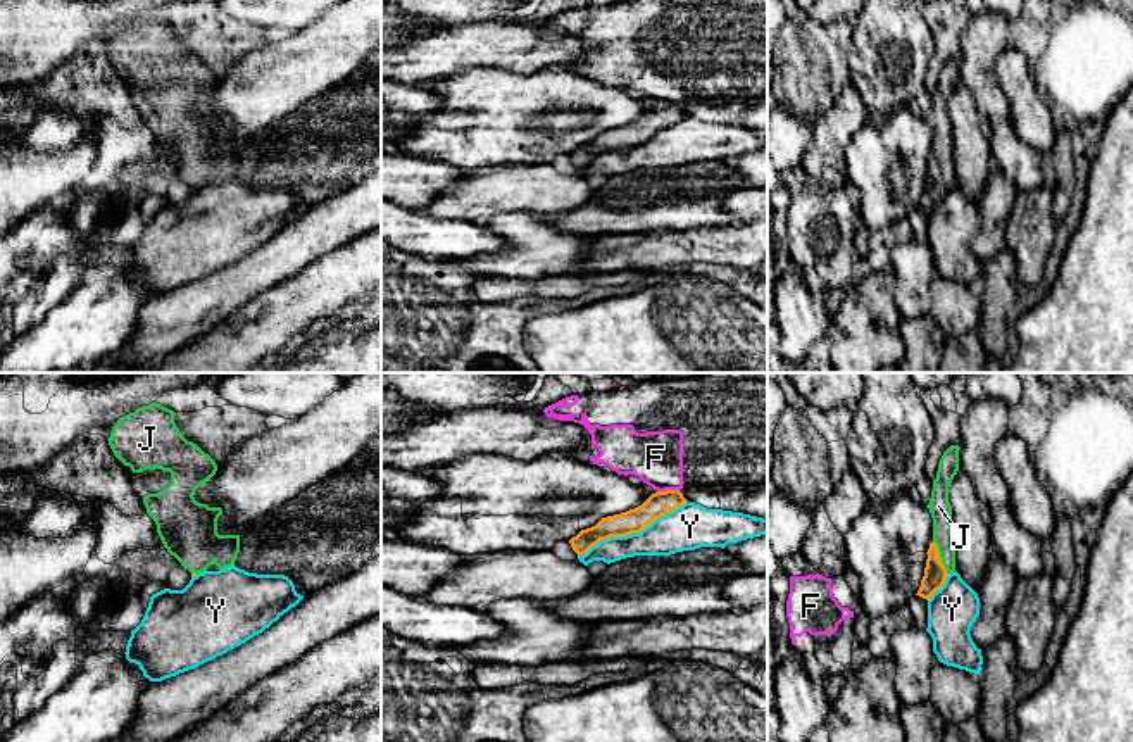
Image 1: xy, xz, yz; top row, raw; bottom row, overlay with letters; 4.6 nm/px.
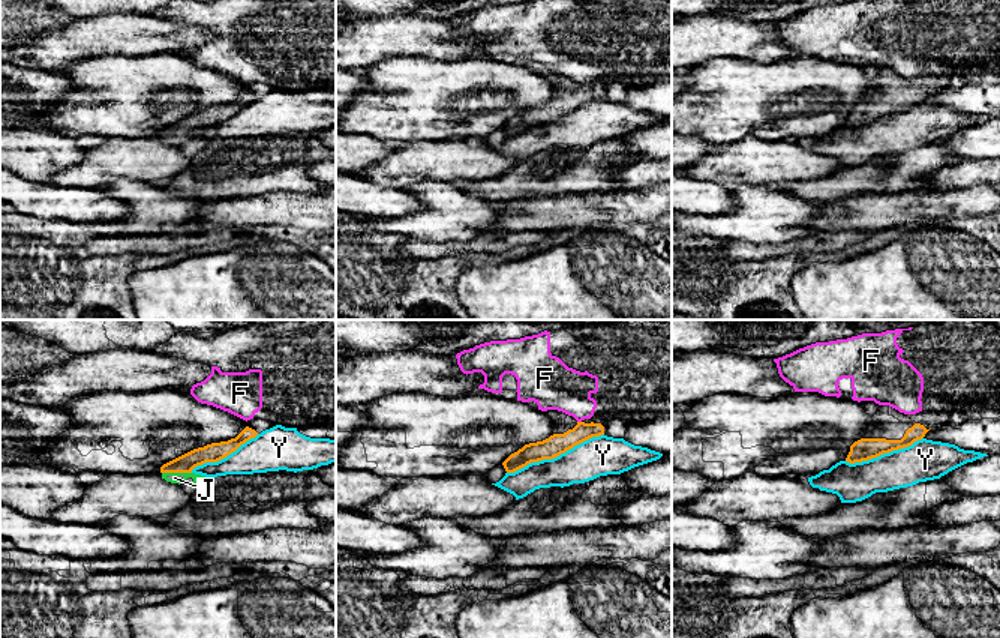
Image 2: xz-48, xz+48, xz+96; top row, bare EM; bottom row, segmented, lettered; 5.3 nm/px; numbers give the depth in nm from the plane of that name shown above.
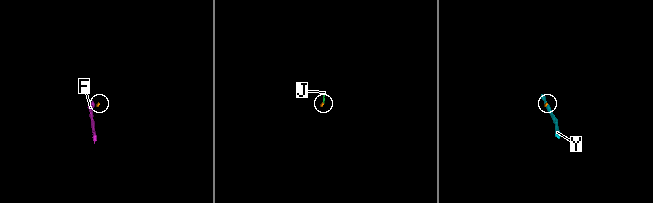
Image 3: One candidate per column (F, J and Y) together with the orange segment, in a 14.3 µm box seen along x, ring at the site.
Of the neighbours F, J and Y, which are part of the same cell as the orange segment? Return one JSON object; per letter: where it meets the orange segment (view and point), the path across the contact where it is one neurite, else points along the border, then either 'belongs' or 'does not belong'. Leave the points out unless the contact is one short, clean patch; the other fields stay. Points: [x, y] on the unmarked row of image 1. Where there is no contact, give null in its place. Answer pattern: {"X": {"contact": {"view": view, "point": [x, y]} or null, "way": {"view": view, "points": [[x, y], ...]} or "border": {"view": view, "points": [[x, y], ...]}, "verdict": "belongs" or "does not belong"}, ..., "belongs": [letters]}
{"F": {"contact": {"view": "xz", "point": [668, 104]}, "border": {"view": "xz", "points": [[678, 102], [657, 106]]}, "verdict": "does not belong"}, "J": {"contact": {"view": "yz", "point": [940, 171]}, "way": {"view": "yz", "points": [[935, 187], [940, 171], [942, 125], [938, 119]]}, "verdict": "belongs"}, "Y": {"contact": {"view": "xz", "point": [632, 145]}, "verdict": "does not belong"}, "belongs": ["J"]}

